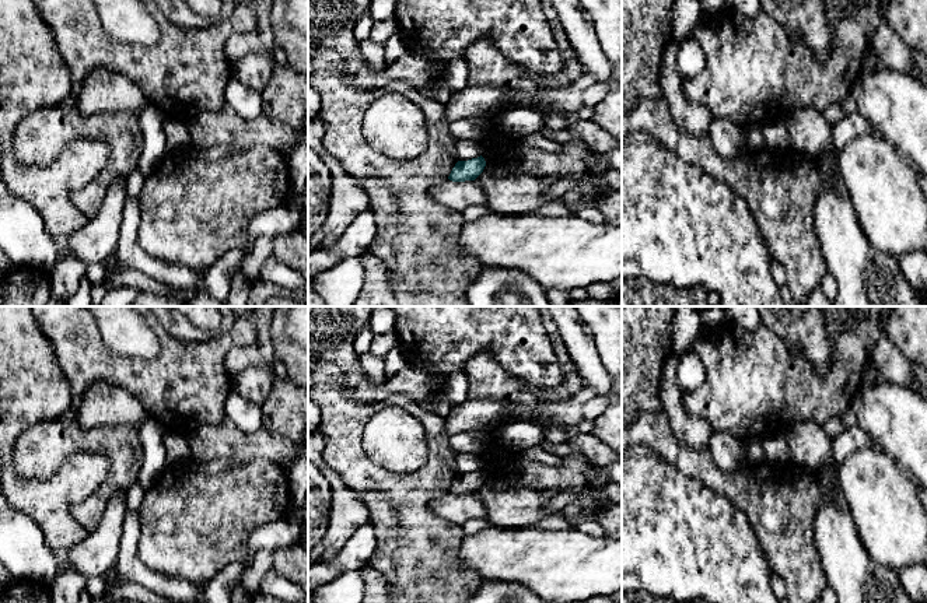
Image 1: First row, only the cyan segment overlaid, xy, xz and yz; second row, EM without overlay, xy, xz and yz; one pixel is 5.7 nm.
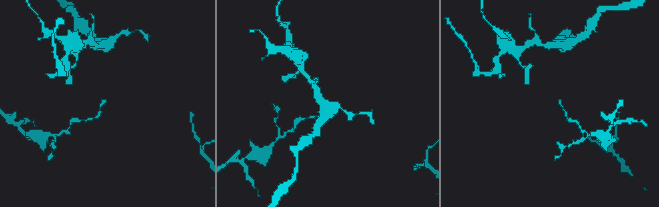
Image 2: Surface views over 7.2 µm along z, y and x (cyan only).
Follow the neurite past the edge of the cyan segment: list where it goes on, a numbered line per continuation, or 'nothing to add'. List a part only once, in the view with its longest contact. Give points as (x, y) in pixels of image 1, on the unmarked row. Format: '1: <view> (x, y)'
nothing to add

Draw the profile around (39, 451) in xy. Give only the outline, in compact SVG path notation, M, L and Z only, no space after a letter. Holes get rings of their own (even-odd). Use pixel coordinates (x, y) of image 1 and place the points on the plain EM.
M71 413L56 420L34 424L21 432L15 441L14 469L22 478L48 481L66 459L84 451L101 453L109 460L108 474L98 488L84 501L70 506L70 515L91 533L101 523L109 499L137 483L144 452L134 427L102 425L88 430L81 427Z

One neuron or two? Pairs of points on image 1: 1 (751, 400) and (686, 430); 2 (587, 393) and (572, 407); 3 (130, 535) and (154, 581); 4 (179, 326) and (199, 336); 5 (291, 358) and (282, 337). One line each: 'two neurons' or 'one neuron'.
1: two neurons
2: one neuron
3: one neuron
4: one neuron
5: one neuron

